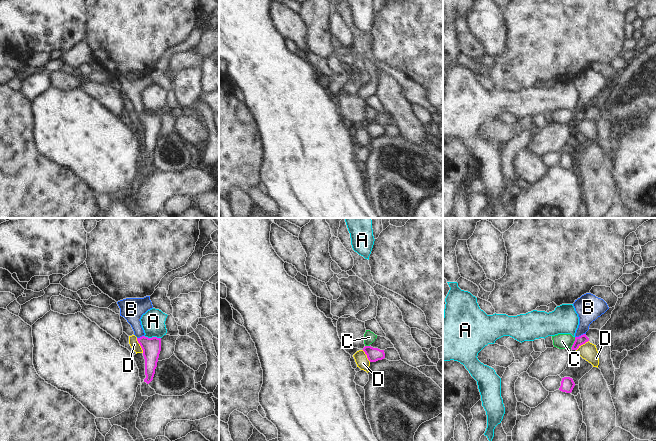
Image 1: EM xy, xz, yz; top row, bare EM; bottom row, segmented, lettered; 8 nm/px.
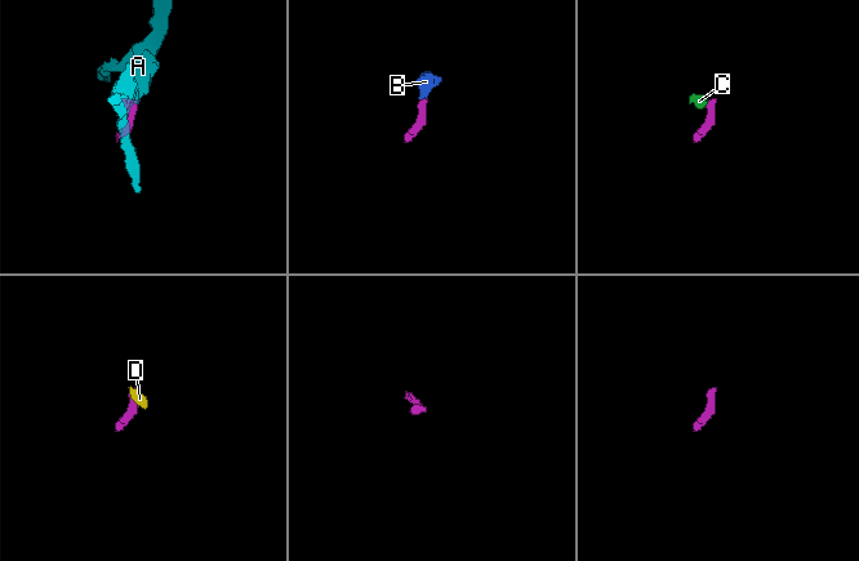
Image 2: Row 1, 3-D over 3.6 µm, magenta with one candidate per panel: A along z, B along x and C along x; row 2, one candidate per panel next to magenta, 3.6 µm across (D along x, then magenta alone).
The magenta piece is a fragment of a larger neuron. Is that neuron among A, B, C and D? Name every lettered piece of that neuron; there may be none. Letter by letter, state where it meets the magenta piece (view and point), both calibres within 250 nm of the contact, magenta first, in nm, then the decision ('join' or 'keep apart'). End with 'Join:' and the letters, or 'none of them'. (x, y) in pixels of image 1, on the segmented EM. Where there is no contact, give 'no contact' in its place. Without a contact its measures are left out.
A: contact xy (152, 337); calibres 150 and 190 nm; keep apart
B: contact yz (581, 335); calibres 70 and 200 nm; join
C: contact yz (574, 342); calibres 70 and 130 nm; keep apart
D: contact xy (140, 345); calibres 150 and 70 nm; keep apart
Join: B

